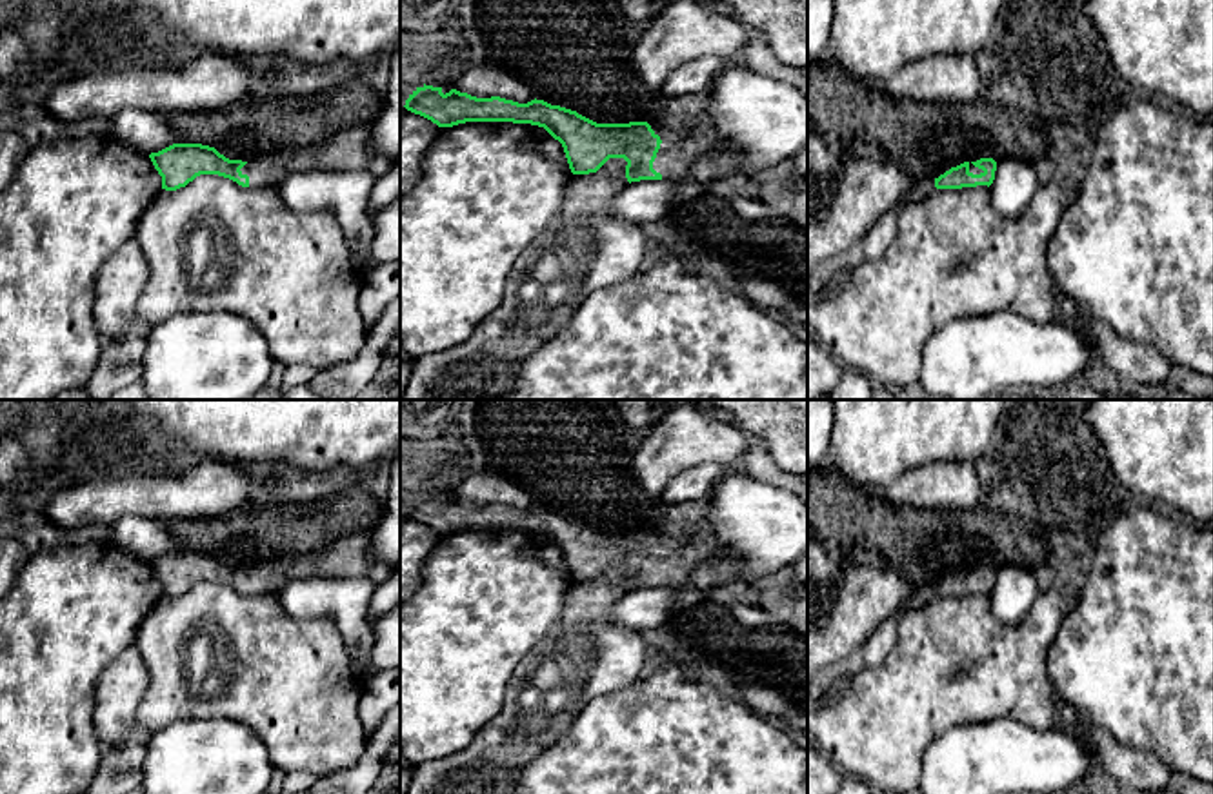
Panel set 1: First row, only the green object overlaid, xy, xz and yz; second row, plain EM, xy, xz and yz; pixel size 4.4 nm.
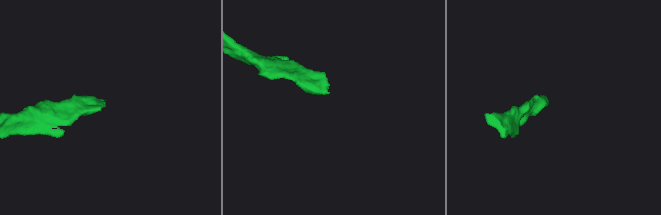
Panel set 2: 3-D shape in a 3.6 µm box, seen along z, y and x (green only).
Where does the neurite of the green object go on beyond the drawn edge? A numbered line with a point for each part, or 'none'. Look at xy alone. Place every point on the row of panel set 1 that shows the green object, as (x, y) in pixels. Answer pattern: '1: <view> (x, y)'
1: xy (350, 149)

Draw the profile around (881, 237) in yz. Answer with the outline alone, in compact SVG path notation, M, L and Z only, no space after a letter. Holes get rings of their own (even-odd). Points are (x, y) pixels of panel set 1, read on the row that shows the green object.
M891 207L864 236L866 260L880 260L897 238L900 207Z

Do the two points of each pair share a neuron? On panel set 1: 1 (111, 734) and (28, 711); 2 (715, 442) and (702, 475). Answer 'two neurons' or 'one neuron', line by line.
1: two neurons
2: two neurons

